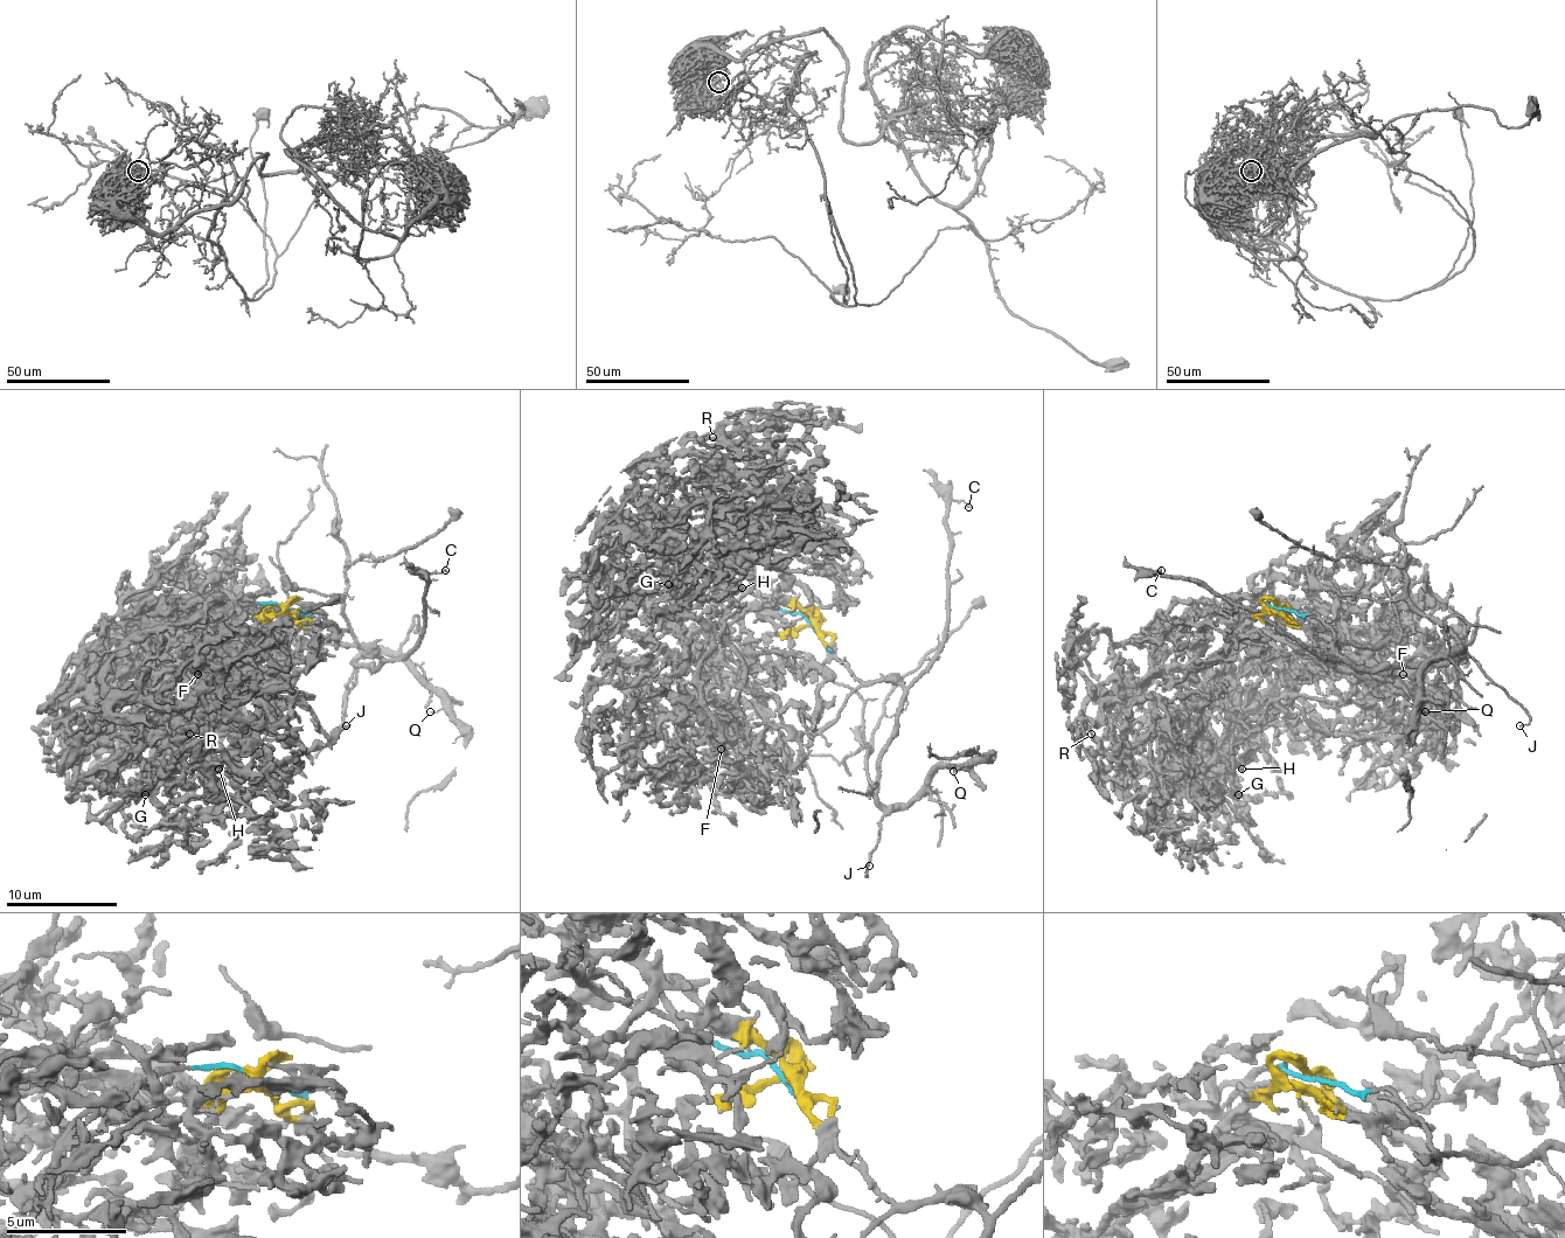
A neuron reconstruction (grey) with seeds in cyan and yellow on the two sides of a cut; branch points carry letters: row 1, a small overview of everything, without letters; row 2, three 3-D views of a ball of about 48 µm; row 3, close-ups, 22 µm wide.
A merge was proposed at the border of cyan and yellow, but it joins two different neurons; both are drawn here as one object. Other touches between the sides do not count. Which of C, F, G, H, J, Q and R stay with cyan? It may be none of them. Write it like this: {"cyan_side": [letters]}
{"cyan_side": ["C", "J", "Q"]}

